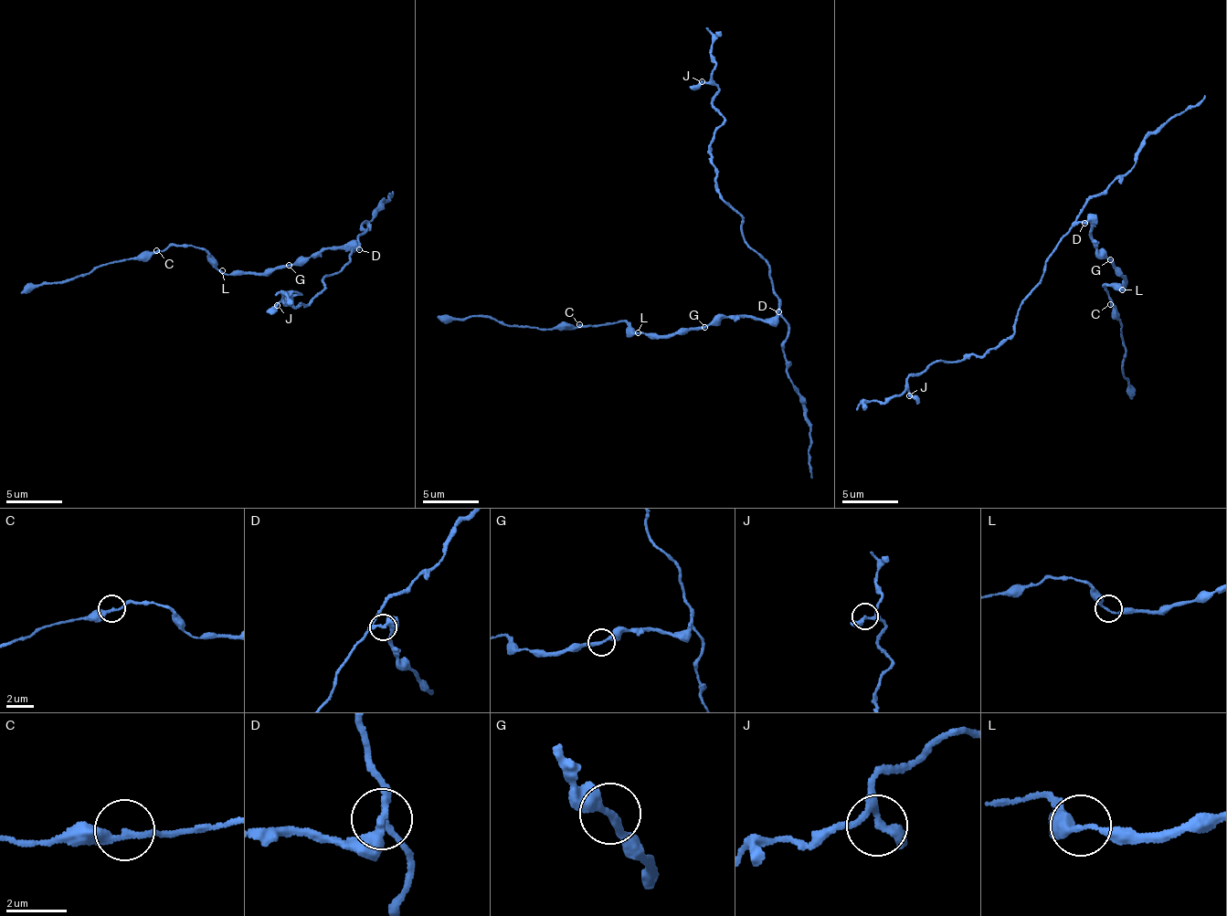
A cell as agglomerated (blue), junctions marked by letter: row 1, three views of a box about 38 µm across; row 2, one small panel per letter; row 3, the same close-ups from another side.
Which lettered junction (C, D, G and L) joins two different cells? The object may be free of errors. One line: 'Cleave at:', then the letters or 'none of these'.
Cleave at: D

